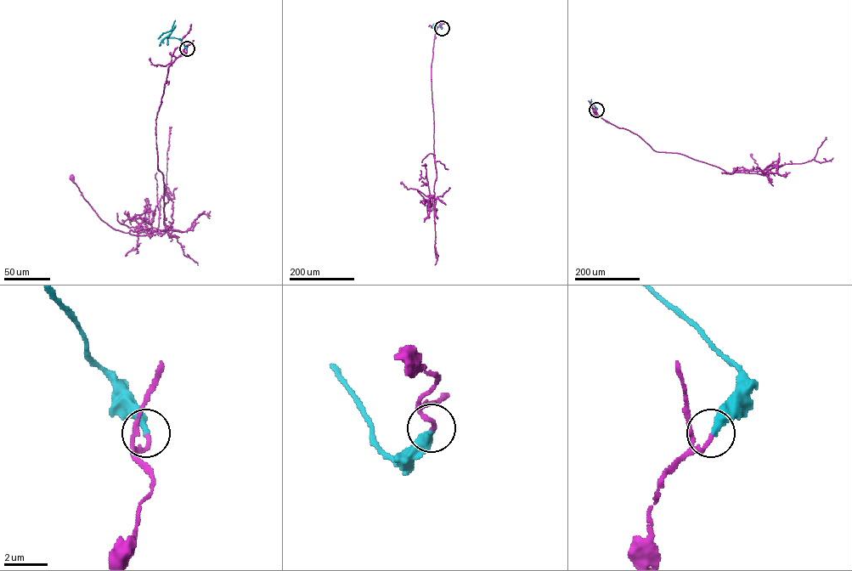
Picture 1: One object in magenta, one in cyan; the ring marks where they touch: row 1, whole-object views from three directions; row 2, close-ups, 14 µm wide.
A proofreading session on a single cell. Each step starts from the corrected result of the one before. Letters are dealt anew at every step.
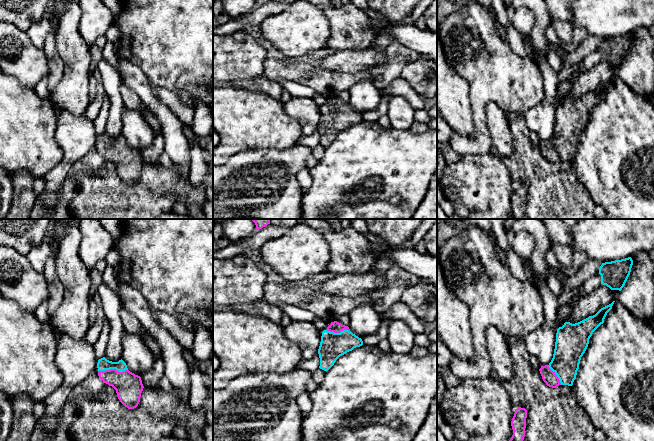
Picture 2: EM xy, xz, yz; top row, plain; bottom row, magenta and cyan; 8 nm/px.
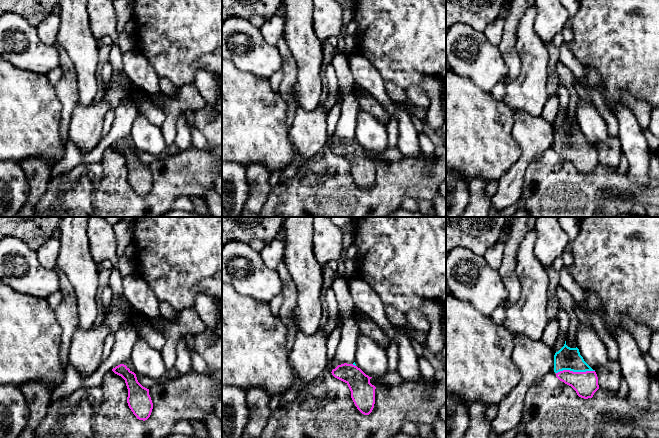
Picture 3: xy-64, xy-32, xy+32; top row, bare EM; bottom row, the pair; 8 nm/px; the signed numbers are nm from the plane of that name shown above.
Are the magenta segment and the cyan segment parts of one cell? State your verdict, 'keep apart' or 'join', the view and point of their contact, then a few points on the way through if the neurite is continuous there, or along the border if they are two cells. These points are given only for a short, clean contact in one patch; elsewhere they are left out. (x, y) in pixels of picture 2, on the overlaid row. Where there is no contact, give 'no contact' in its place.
join; contact xy (112, 369); way xy (128, 386), (112, 369), (103, 364)

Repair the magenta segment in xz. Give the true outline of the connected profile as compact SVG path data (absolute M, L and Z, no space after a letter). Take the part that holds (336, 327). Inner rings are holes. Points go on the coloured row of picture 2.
M337 321L331 322L322 332L318 349L319 368L328 371L340 356L362 345L362 339L353 334L348 326Z

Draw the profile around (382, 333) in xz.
M382 319L381 325L375 333L362 338L363 345L377 346L381 340L387 339L389 324L390 321L388 319Z

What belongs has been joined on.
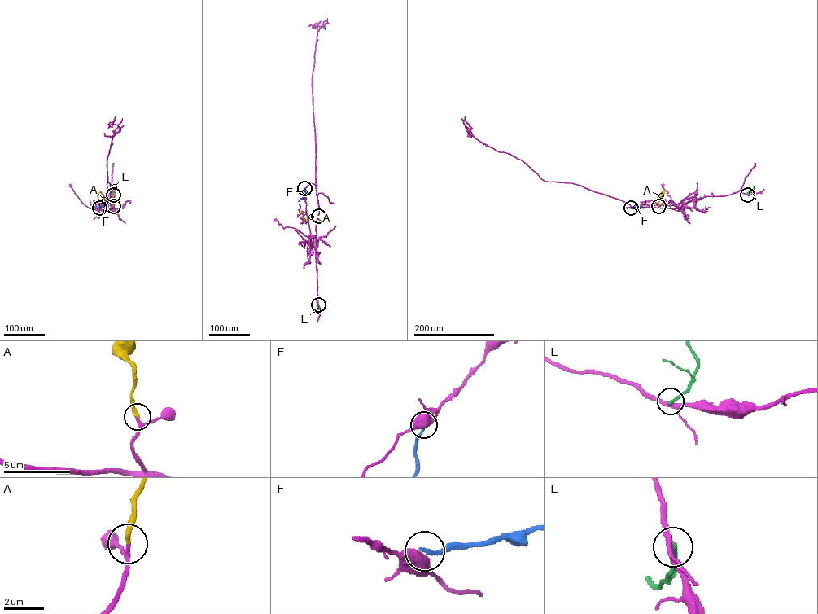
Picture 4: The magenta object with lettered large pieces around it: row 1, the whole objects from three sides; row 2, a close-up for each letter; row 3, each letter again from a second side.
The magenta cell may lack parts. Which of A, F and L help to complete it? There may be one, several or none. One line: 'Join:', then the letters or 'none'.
Join: A

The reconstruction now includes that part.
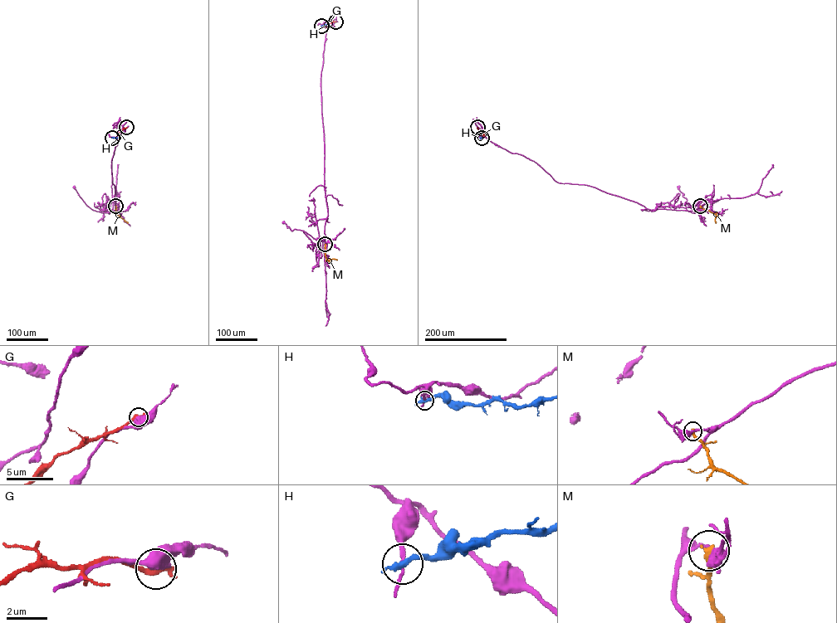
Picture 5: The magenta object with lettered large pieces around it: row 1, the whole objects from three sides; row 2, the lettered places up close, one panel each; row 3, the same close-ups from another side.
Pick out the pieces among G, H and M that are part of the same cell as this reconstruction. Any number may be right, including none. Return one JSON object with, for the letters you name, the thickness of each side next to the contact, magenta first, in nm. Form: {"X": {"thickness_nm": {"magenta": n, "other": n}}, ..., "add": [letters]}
{"add": []}

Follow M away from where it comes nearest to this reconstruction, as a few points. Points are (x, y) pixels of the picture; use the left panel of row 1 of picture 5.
M: (115, 206), (115, 212), (128, 223)

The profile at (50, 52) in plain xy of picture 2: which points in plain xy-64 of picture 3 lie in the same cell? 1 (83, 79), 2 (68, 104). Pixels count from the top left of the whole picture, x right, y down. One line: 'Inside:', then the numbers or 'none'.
Inside: 2

